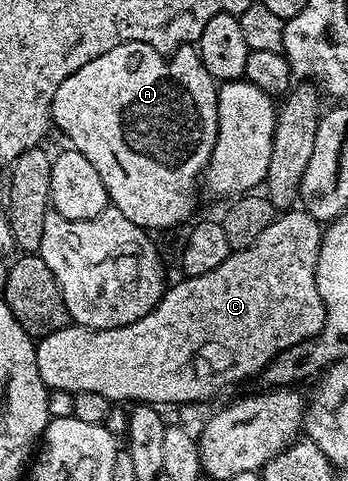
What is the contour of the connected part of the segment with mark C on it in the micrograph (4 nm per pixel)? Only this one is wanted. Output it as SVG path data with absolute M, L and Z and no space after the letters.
M289 209L278 214L263 233L247 249L233 251L225 260L223 265L211 269L211 273L202 275L191 275L182 278L182 283L177 283L168 288L165 296L158 301L155 309L139 321L131 325L122 327L112 327L102 331L94 331L92 327L79 327L70 325L59 329L55 333L44 336L36 344L37 348L37 368L39 377L45 386L52 391L68 391L76 393L79 391L90 391L91 393L103 393L110 401L125 401L121 399L134 399L132 402L137 405L162 405L161 403L201 403L204 399L213 399L220 391L225 391L228 387L233 387L236 383L241 383L244 379L249 379L252 375L260 376L265 370L265 366L279 353L291 349L291 345L299 345L308 339L314 339L325 329L325 302L319 295L319 285L317 284L317 262L319 261L319 249L321 248L321 237L323 234L322 224L304 209Z

